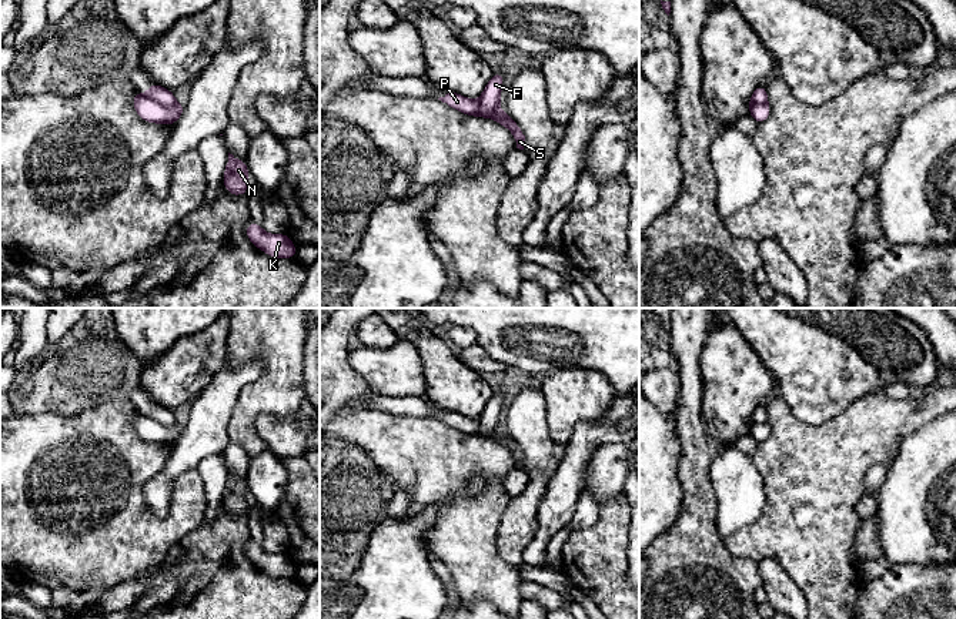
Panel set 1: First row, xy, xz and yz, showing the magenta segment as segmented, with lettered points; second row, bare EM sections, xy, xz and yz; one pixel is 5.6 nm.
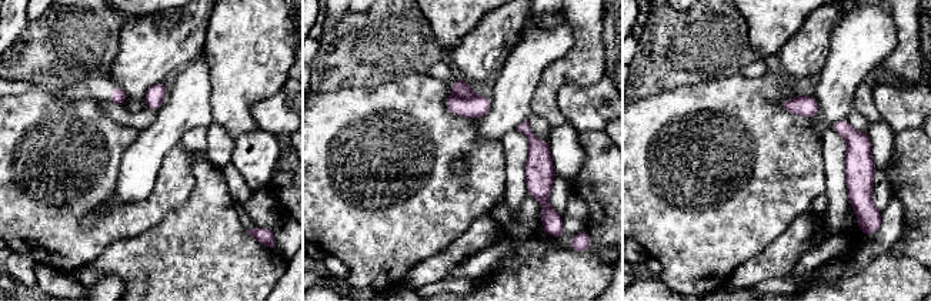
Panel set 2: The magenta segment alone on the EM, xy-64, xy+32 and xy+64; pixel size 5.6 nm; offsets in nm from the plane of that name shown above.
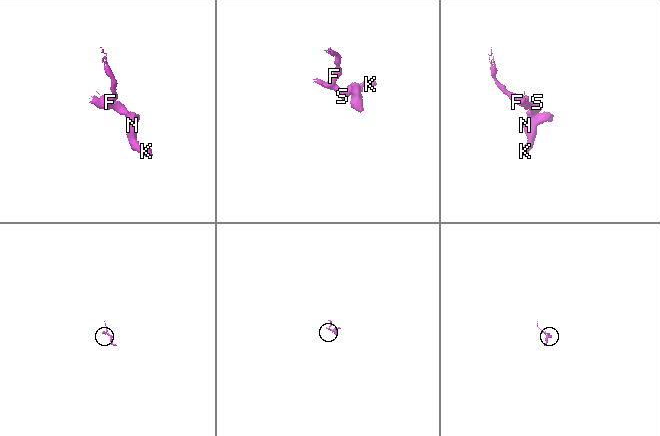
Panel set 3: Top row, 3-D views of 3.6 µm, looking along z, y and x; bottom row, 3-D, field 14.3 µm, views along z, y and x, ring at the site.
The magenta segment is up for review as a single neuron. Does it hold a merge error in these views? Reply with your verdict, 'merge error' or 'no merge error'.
merge error

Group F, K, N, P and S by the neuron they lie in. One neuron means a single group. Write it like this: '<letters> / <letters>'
F / K N P S

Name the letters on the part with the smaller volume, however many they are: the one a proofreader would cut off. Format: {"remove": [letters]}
{"remove": ["F"]}

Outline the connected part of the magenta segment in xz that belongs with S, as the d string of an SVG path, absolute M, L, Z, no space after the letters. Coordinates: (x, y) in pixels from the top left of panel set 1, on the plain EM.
M444 409L444 412L445 412L445 415L439 416L438 419L441 419L447 425L449 425L449 426L452 426L452 428L455 428L464 434L497 439L501 445L504 445L505 448L508 448L512 452L515 462L517 462L517 468L524 469L524 464L525 464L524 451L509 436L508 432L504 432L497 426L497 428L491 429L489 432L487 432L485 435L482 435L479 432L479 421L478 419L467 418L458 412L454 412L454 411L445 411Z

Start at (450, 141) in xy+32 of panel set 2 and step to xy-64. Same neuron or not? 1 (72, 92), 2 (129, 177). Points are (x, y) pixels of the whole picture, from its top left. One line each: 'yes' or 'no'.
1: no
2: no

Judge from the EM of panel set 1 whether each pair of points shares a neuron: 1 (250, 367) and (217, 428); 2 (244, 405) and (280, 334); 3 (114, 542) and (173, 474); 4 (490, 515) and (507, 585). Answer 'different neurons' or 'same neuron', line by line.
1: same neuron
2: same neuron
3: different neurons
4: same neuron

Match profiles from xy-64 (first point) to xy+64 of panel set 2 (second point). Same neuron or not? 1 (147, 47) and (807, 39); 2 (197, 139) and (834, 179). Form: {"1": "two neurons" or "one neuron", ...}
{"1": "one neuron", "2": "one neuron"}

